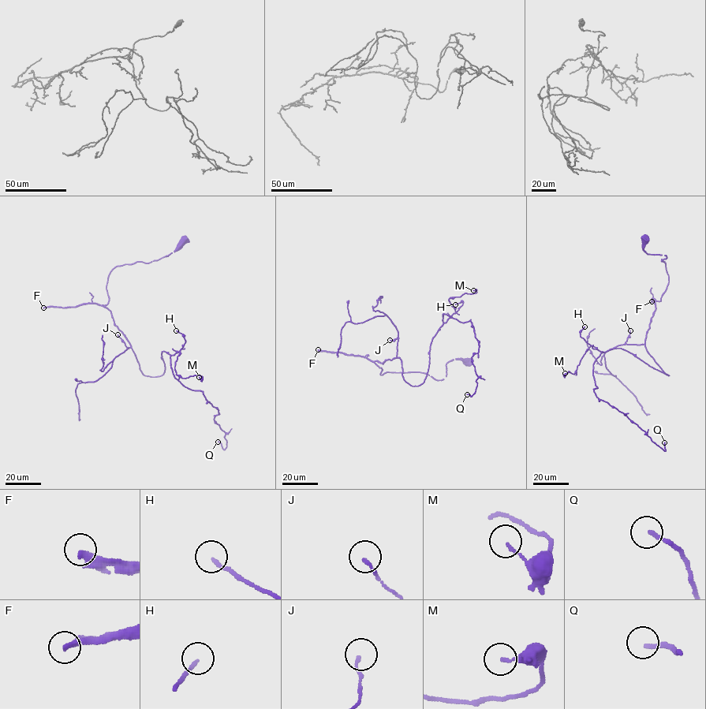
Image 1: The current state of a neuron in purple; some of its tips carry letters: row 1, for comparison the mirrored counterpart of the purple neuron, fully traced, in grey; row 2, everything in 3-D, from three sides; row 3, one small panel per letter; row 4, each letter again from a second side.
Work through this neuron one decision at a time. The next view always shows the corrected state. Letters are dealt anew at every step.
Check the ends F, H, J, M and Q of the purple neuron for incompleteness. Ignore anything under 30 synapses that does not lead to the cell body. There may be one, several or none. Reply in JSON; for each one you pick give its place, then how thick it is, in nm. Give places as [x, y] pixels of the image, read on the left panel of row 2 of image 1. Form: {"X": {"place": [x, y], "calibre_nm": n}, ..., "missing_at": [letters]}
{"F": {"place": [43, 307], "calibre_nm": 340}, "missing_at": ["F"]}

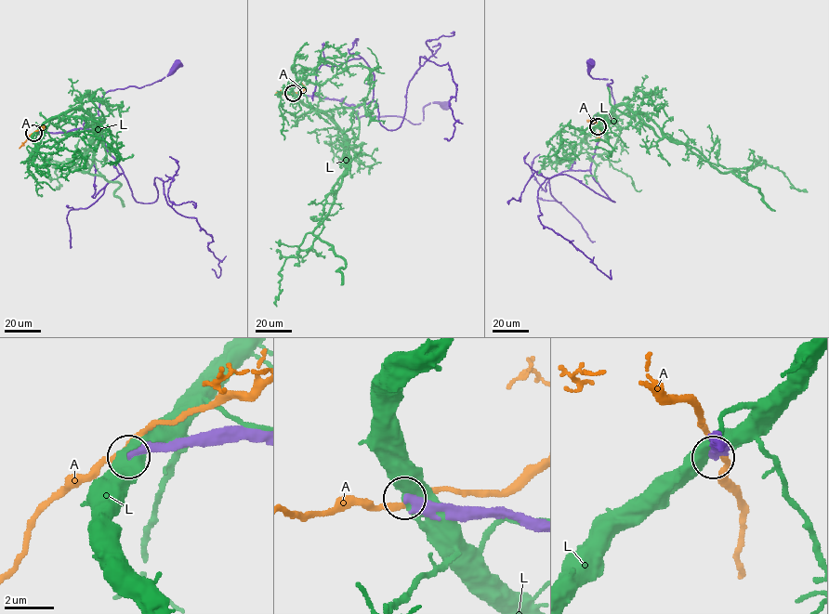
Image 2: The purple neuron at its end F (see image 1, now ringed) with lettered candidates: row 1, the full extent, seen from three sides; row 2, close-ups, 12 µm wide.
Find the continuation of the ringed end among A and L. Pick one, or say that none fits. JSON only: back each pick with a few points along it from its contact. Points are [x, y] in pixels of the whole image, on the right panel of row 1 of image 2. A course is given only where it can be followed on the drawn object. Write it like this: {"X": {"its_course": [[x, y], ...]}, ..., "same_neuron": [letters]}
{"same_neuron": []}

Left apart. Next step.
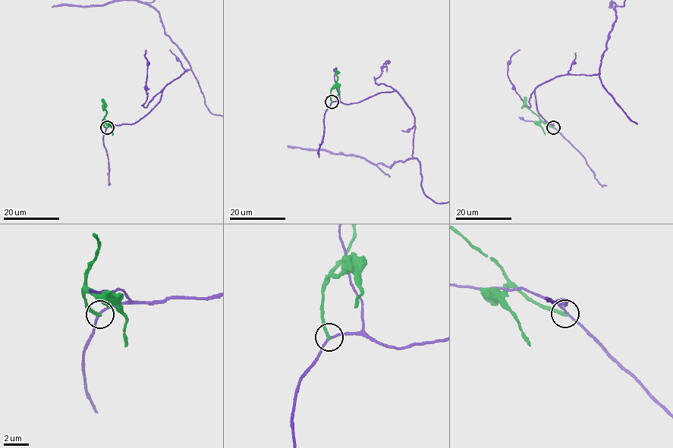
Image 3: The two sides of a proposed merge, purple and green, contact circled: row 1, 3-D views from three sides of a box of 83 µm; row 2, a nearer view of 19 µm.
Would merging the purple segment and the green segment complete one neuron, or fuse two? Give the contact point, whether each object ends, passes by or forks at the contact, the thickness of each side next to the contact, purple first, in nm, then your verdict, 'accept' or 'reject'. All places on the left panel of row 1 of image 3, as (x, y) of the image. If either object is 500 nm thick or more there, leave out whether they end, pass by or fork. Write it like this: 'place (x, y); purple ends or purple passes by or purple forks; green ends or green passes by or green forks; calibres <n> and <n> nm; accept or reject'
place (107, 127); purple passes by; green ends; calibres 170 and 280 nm; reject

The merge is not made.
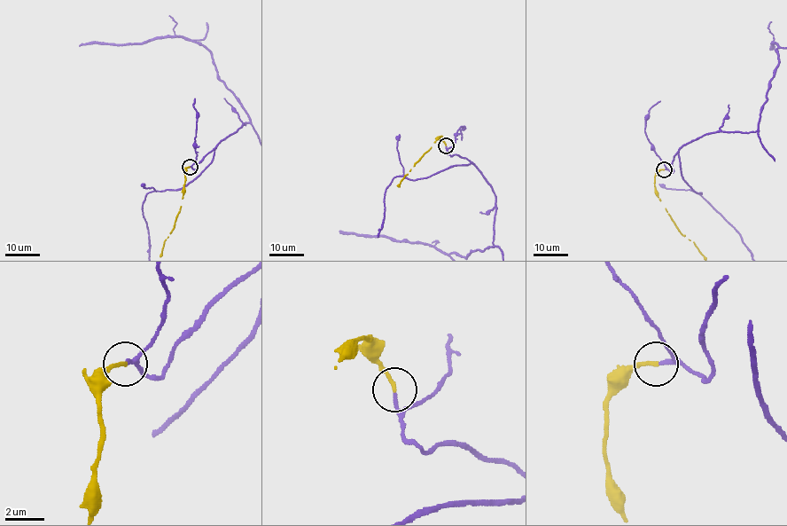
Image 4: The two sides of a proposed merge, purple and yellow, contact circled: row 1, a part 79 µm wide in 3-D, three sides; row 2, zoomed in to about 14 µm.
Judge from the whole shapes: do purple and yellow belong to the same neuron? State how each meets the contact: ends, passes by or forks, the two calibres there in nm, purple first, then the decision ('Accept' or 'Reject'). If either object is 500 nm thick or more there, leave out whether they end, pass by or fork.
At the ring purple ends. At the ring yellow ends. Thickness 190 nm (purple) against 190 nm. Accept

